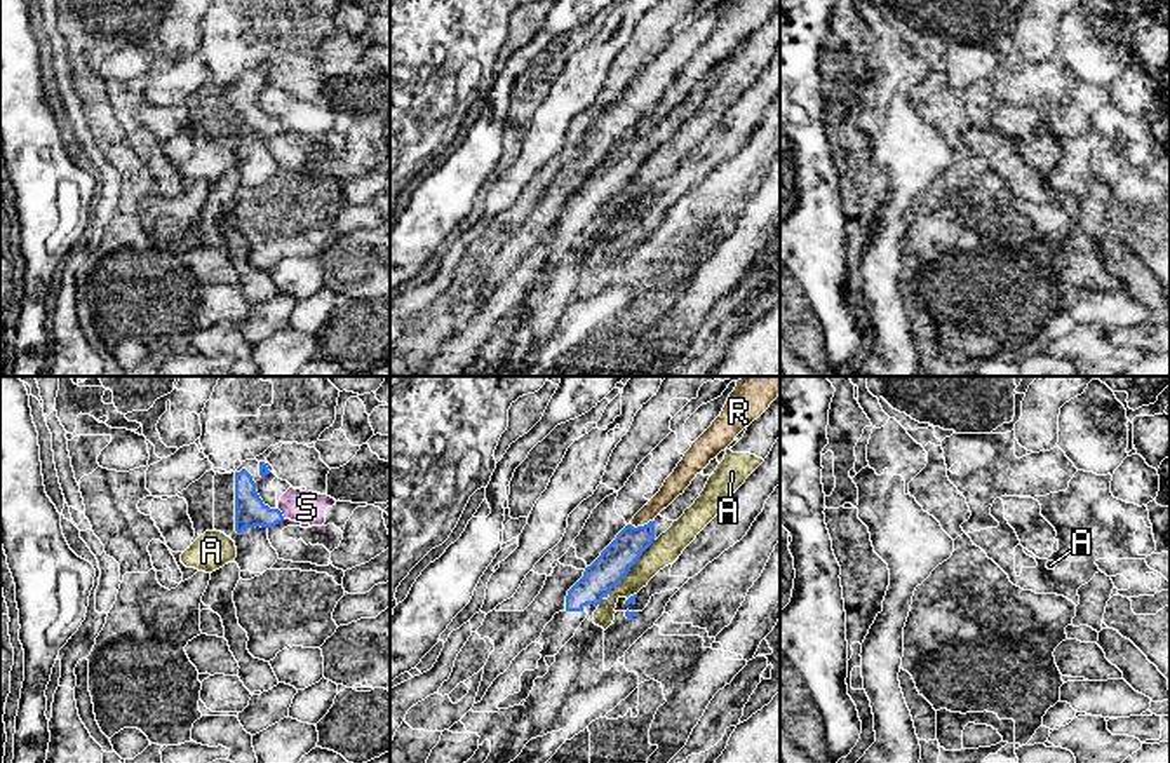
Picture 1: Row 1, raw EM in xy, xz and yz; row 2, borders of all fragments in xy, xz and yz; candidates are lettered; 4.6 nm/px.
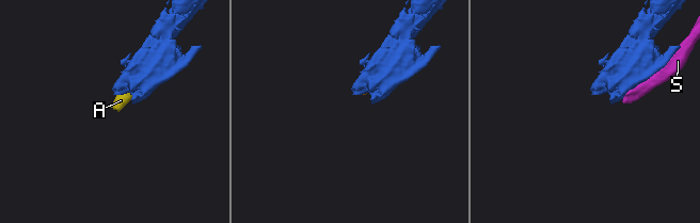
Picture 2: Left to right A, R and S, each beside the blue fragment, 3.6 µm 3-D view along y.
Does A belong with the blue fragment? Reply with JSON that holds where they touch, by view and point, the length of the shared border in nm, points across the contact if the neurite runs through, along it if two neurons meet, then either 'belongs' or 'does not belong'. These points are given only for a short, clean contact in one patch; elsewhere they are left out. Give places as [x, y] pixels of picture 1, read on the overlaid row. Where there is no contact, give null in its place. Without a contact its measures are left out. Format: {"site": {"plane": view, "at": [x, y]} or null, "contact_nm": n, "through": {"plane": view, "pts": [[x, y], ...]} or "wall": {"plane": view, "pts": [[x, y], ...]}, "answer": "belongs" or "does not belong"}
{"site": {"plane": "xz", "at": [632, 565]}, "contact_nm": 340, "wall": {"plane": "xz", "pts": [[653, 539], [631, 570], [606, 594]]}, "answer": "does not belong"}

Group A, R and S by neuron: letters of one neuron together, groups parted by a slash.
A / R / S

